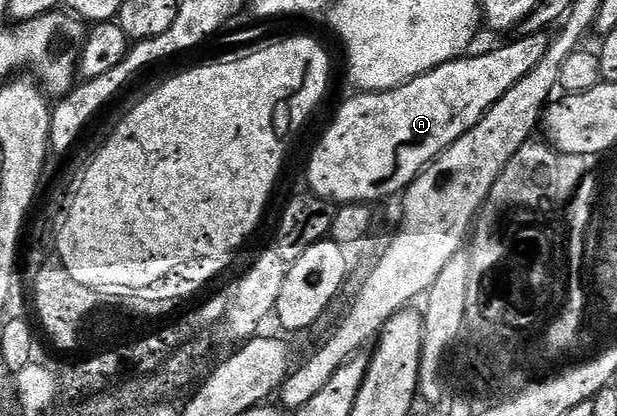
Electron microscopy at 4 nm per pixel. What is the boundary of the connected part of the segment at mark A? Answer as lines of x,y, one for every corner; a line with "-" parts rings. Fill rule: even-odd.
523,34
520,40
511,40
492,52
483,52
480,56
468,54
448,64
437,66
431,72
413,78
400,88
388,92
359,92
351,96
339,108
335,121
327,128
327,133
319,140
319,145
311,152
311,161
307,164
307,184
314,195
329,200
336,205
361,204
371,200
383,200
386,196
398,197
421,175
423,169
435,157
441,155
450,144
457,142
493,105
541,58
545,58
548,37
543,34

